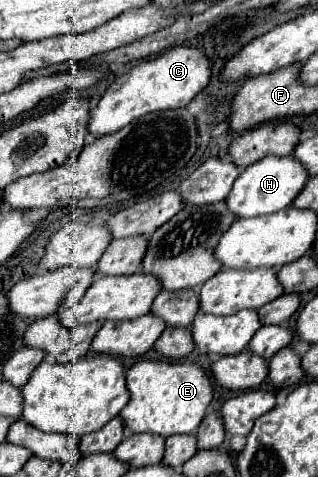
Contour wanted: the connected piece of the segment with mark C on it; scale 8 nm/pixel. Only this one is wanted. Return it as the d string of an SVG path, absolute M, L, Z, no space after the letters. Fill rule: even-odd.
M173 46L167 48L163 54L141 60L129 72L115 78L115 82L107 88L99 104L91 110L89 120L89 136L99 138L103 134L113 134L127 126L129 122L137 120L155 110L169 110L169 108L183 108L187 106L211 80L211 60L193 46Z

